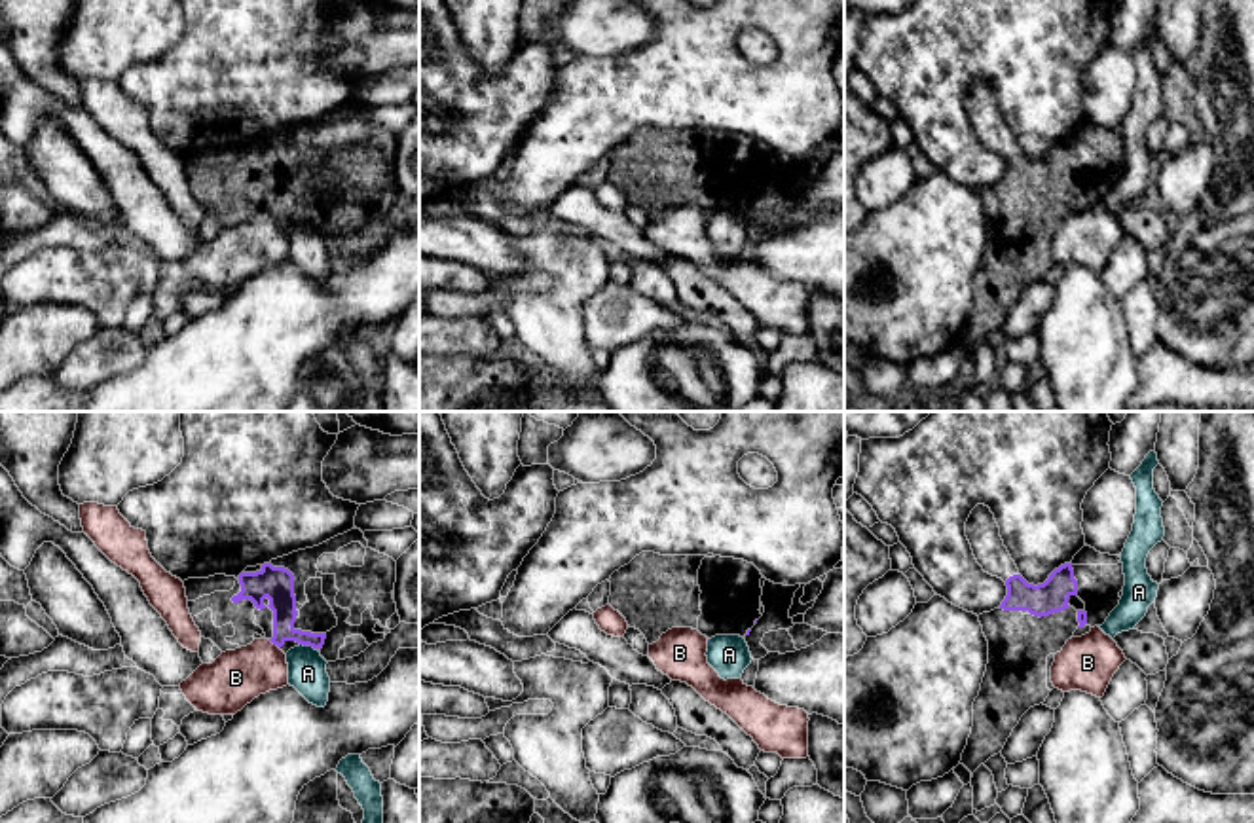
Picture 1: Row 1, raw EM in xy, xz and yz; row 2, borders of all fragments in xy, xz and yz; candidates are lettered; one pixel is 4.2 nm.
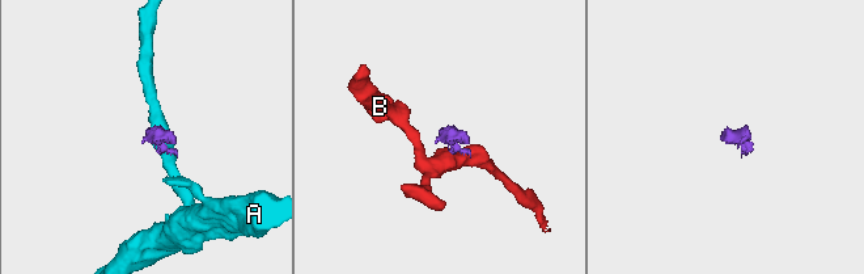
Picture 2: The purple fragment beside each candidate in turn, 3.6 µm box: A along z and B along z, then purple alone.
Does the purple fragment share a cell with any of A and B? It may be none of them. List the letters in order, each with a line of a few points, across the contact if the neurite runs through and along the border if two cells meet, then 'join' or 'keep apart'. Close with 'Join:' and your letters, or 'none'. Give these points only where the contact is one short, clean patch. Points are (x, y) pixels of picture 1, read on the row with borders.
A: line xy (300, 643), (304, 647); keep apart
B: line xy (268, 640), (279, 649); keep apart
Join: none

